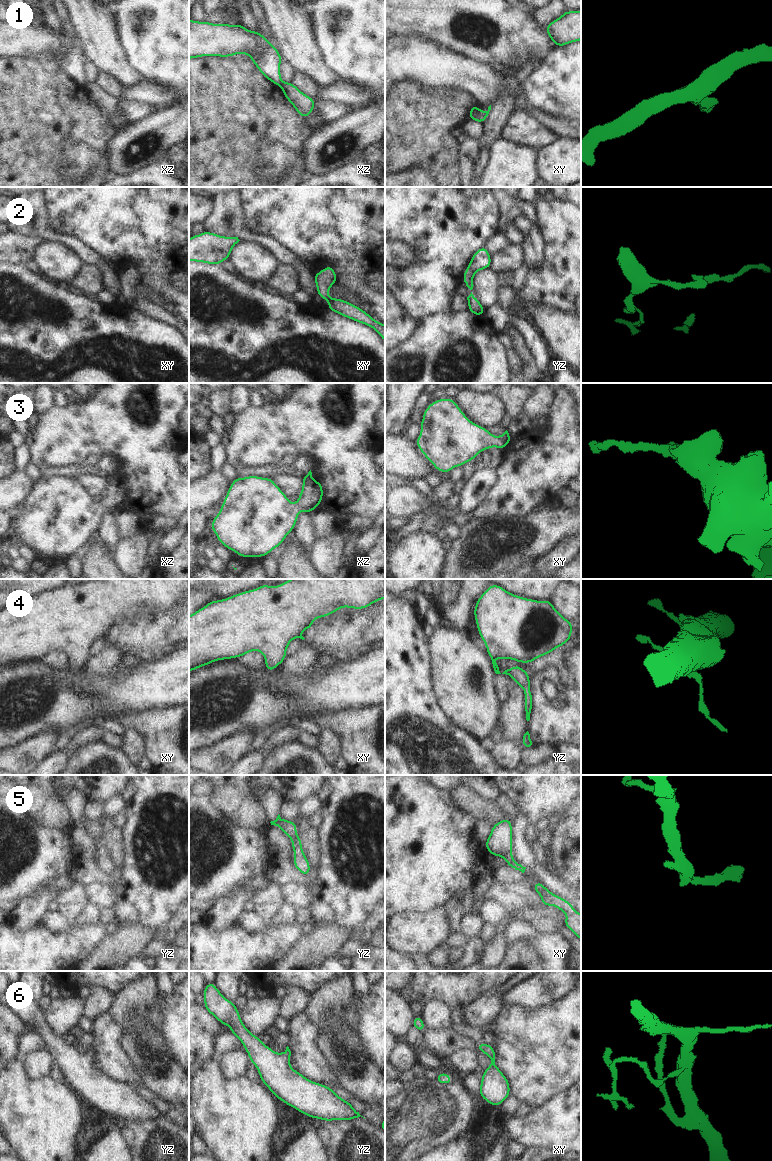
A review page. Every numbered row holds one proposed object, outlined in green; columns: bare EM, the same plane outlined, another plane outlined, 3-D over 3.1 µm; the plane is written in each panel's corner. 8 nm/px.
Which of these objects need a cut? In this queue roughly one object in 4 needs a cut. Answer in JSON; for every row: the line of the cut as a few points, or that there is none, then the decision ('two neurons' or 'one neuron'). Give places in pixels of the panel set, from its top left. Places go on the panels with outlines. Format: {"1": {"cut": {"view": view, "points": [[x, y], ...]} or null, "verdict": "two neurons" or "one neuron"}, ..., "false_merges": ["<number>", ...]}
{"1": {"cut": {"view": "xy", "points": [[479, 111], [473, 119]]}, "verdict": "two neurons"}, "2": {"cut": null, "verdict": "one neuron"}, "3": {"cut": null, "verdict": "one neuron"}, "4": {"cut": null, "verdict": "one neuron"}, "5": {"cut": null, "verdict": "one neuron"}, "6": {"cut": null, "verdict": "one neuron"}, "false_merges": ["1"]}

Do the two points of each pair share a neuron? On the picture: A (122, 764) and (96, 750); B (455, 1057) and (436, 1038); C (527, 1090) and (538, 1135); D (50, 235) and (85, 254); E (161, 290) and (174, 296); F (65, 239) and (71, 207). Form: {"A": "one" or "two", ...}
{"A": "one", "B": "two", "C": "two", "D": "one", "E": "one", "F": "two"}

